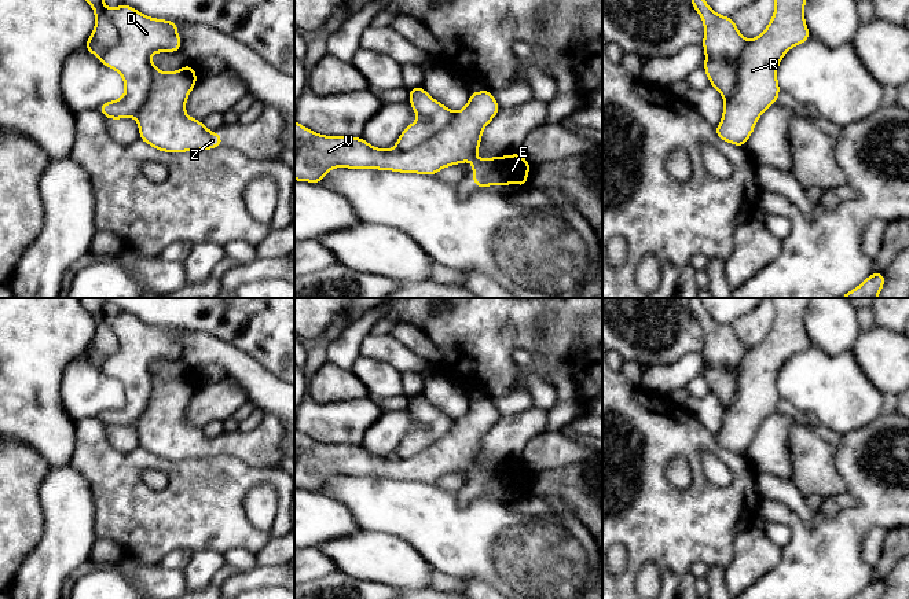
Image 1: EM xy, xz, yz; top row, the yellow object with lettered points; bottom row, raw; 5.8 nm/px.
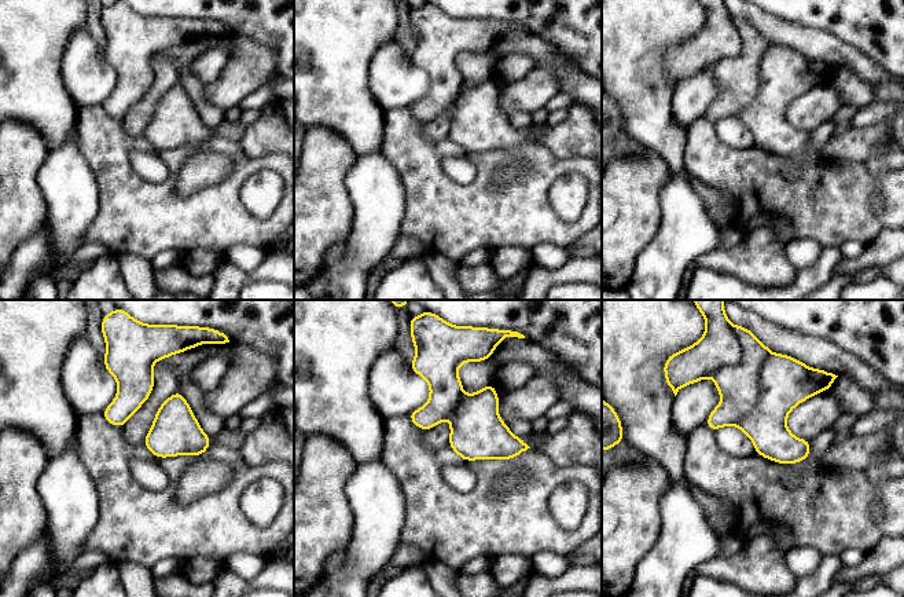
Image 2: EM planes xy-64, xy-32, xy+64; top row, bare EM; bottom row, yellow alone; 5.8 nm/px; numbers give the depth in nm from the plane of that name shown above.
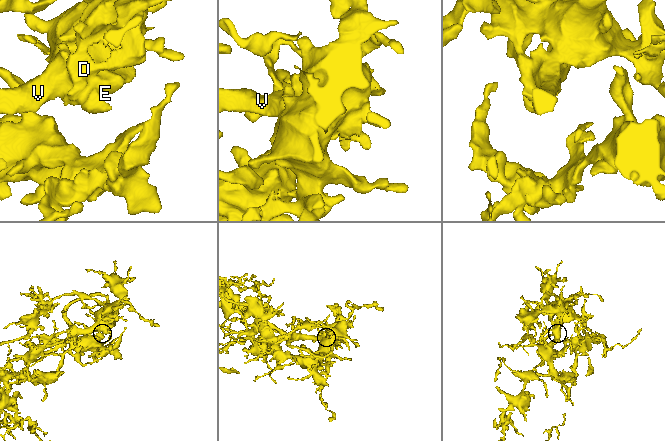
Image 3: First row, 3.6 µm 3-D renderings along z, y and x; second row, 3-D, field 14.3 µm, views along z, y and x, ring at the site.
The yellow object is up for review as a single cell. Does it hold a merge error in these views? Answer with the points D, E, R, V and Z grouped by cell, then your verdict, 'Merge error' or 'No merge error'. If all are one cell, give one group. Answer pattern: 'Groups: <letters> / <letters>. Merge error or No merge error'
Groups: D E R V Z. No merge error

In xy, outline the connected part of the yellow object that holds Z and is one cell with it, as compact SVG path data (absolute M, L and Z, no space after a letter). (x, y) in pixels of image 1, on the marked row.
M85 0L95 12L95 29L84 48L100 59L100 63L113 69L124 78L122 98L102 103L98 110L107 120L133 117L139 126L139 139L162 152L186 152L212 150L223 146L223 136L208 131L202 121L186 115L186 100L199 80L188 62L184 67L162 73L150 56L154 52L182 51L182 38L177 34L177 21L150 18L128 4L107 8L103 0Z

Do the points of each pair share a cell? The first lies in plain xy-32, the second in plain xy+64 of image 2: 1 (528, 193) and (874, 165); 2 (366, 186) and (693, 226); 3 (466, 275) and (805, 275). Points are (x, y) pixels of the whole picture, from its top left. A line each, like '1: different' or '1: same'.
1: different
2: same
3: different

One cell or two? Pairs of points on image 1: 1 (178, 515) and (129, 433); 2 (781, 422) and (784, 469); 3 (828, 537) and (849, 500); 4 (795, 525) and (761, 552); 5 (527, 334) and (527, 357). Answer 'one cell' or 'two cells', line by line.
1: two cells
2: one cell
3: two cells
4: two cells
5: two cells

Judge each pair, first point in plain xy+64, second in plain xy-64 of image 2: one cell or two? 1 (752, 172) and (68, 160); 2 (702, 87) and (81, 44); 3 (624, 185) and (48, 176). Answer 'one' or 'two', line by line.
1: two
2: one
3: two

